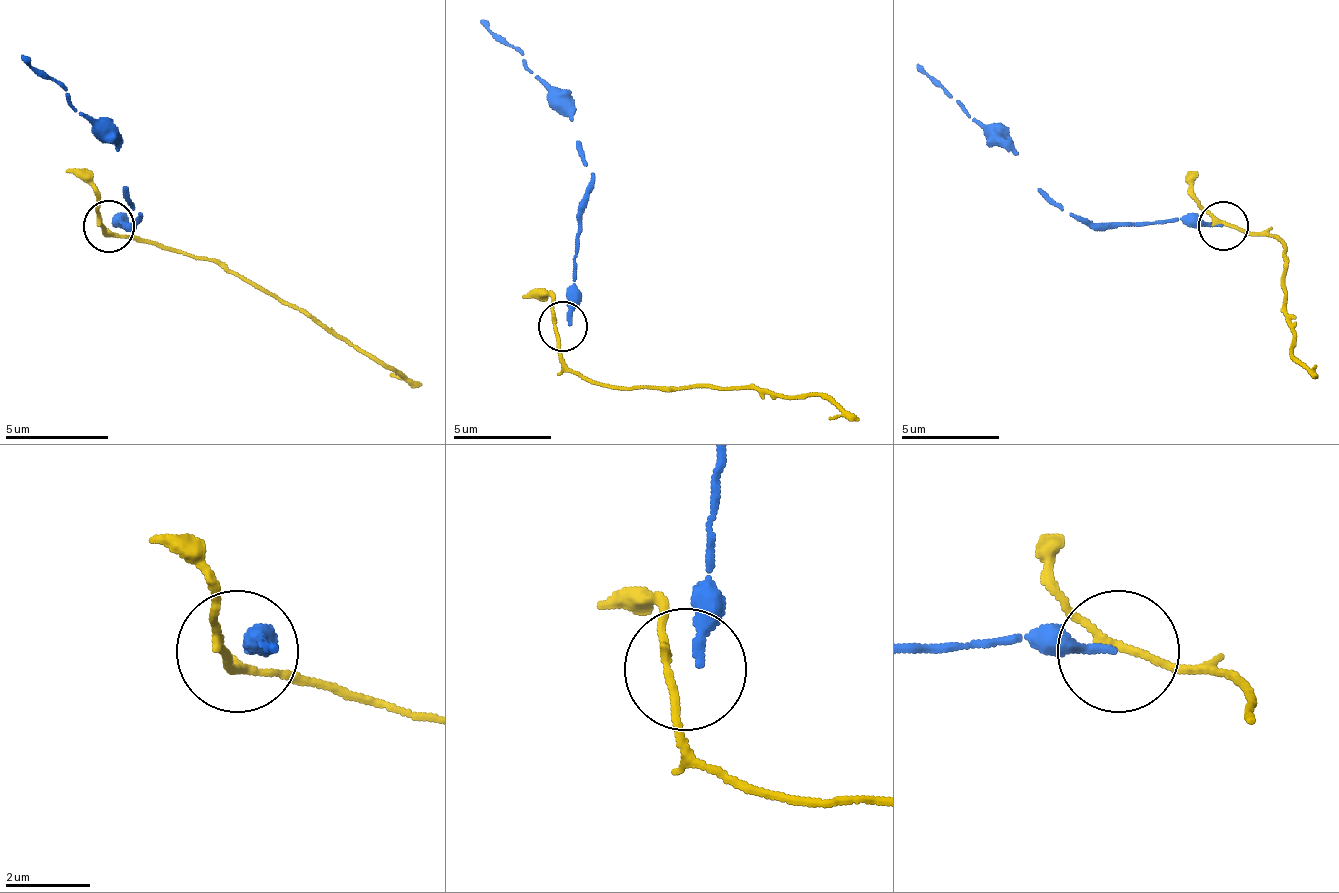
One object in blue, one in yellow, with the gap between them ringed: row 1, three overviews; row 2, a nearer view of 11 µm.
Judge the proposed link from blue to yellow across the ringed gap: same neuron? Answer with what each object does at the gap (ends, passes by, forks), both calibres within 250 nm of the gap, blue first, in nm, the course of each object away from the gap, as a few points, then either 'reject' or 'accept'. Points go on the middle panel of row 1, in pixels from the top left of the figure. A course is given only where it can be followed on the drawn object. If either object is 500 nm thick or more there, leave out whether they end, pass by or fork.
blue ends there; yellow passes by; 240 nm thick on the blue side, 180 nm on the other; blue runs (568, 326), (577, 203), (592, 174), (577, 140), (573, 115), (523, 56), (479, 22); yellow runs (558, 326), (563, 360), (602, 385), (749, 385), (823, 395), (857, 419); reject

